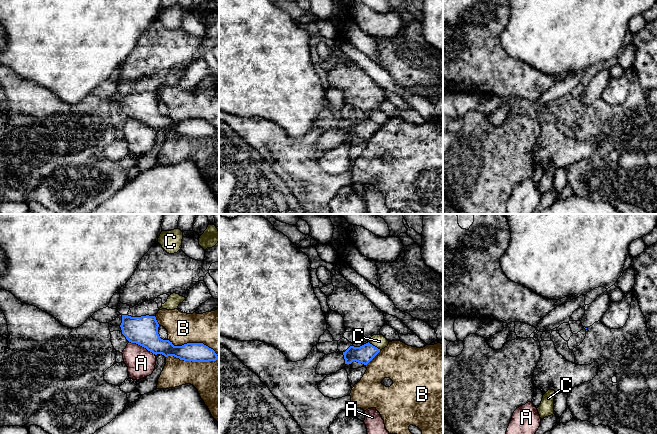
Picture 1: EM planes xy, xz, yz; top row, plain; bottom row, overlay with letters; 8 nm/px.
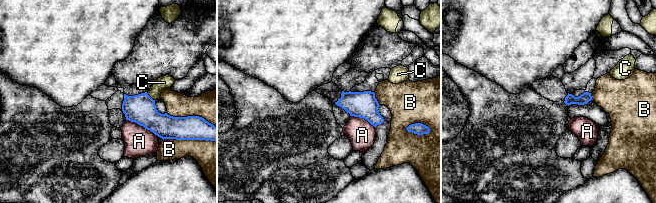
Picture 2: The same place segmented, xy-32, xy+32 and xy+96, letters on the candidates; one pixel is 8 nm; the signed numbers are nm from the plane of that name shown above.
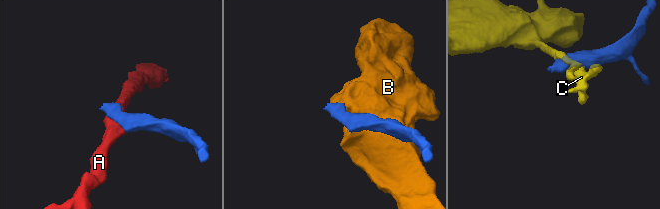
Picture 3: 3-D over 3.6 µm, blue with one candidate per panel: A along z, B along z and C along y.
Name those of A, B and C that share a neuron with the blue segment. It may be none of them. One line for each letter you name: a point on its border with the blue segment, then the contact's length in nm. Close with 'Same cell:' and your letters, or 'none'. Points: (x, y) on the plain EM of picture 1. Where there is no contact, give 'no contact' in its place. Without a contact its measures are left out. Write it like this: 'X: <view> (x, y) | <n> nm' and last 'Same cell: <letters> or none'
Same cell: none

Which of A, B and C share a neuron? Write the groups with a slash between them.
A / B / C

